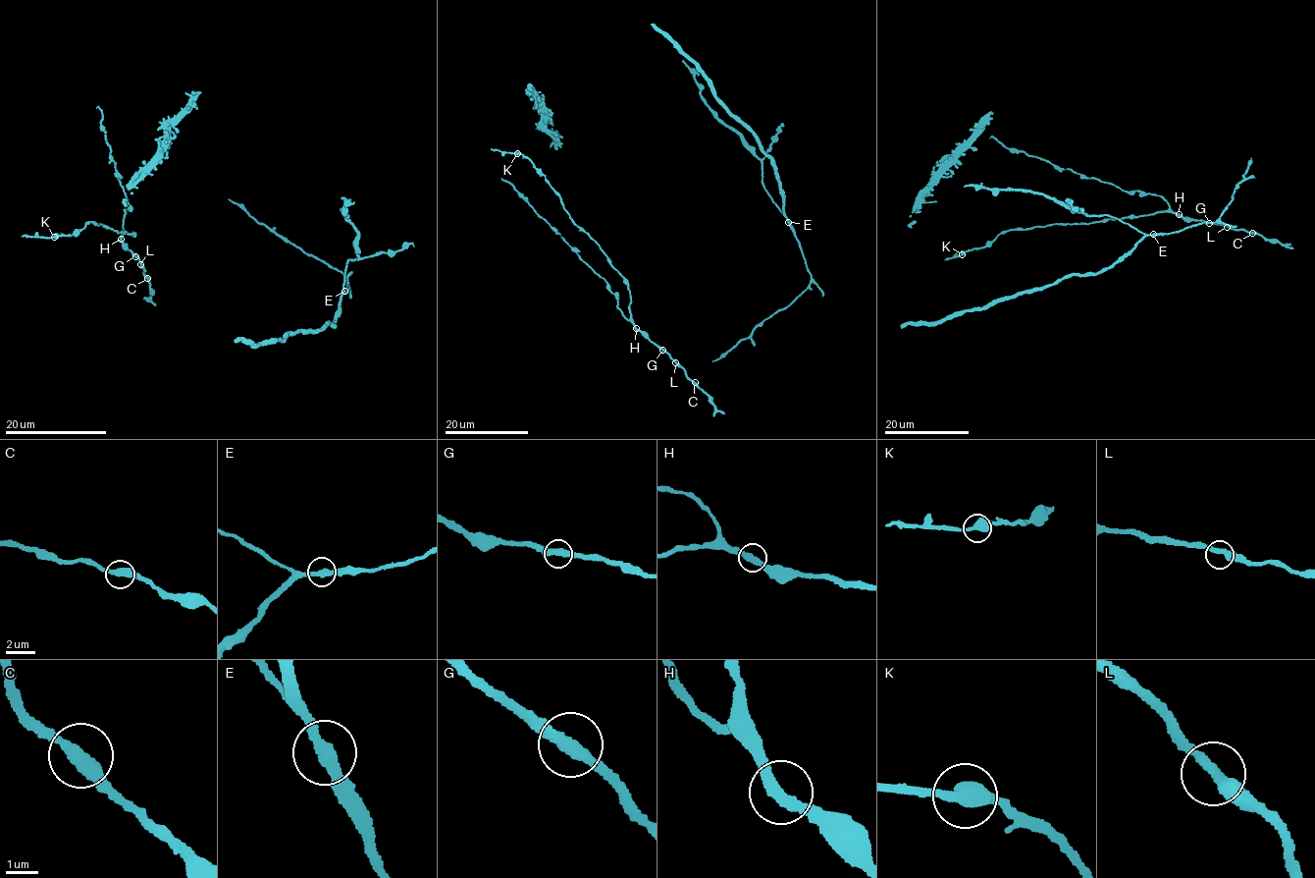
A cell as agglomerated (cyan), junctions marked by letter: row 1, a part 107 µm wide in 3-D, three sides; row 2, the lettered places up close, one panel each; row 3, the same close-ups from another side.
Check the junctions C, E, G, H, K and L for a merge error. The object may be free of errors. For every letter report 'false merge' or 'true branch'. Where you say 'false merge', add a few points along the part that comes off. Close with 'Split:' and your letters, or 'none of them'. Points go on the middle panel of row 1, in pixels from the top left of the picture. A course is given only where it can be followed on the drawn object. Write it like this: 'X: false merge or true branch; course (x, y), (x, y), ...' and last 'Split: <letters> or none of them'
C: true branch
E: true branch
G: true branch
H: true branch
K: true branch
L: true branch
Split: none of them

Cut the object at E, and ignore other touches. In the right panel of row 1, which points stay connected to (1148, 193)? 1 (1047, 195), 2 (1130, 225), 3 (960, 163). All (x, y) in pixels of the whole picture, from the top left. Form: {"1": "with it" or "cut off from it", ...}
{"1": "cut off from it", "2": "cut off from it", "3": "with it"}

